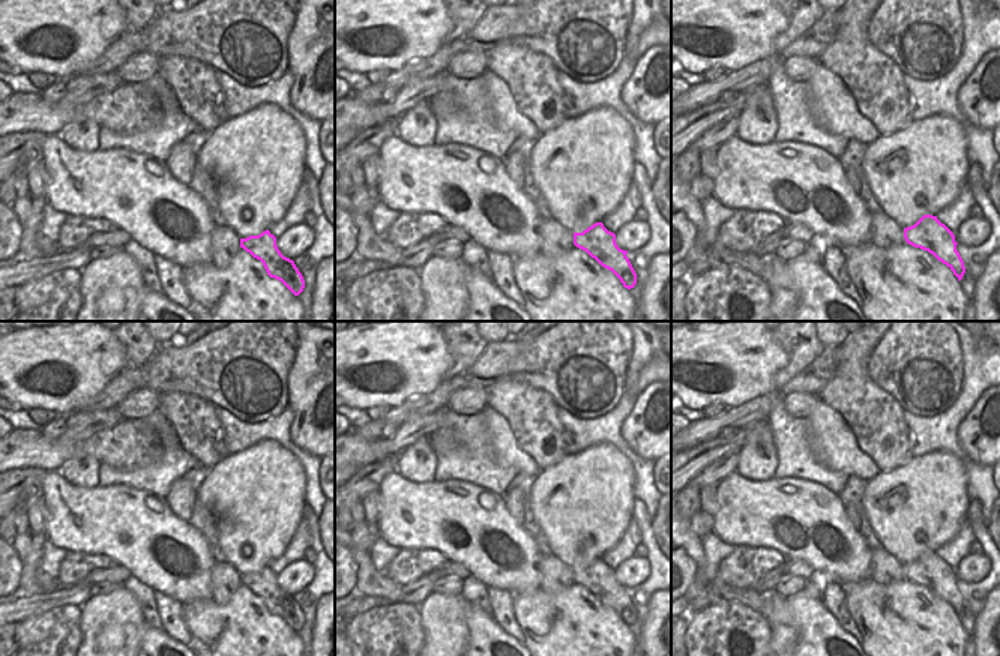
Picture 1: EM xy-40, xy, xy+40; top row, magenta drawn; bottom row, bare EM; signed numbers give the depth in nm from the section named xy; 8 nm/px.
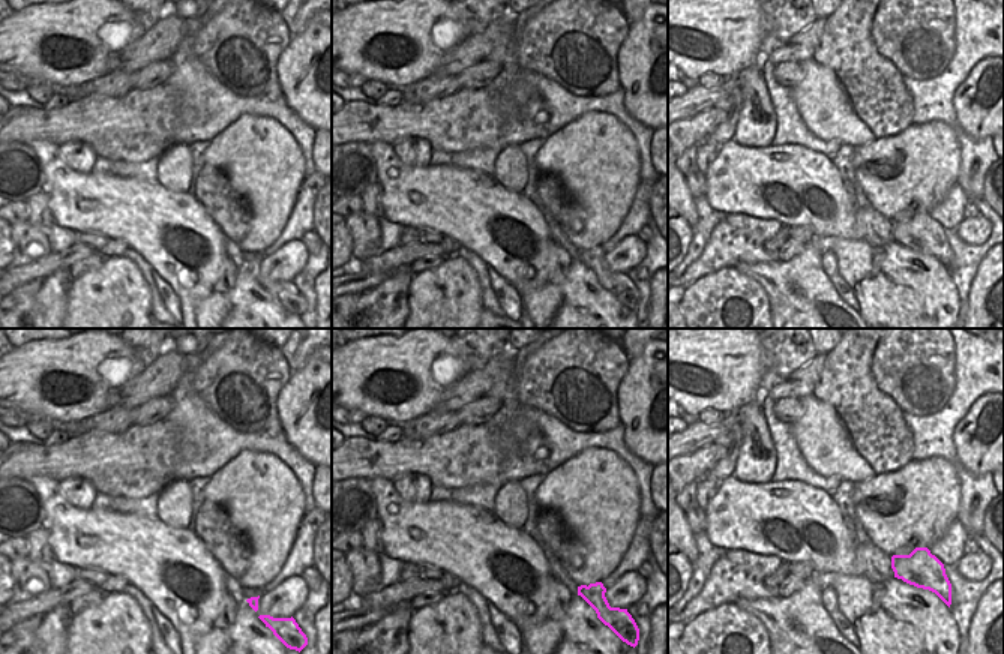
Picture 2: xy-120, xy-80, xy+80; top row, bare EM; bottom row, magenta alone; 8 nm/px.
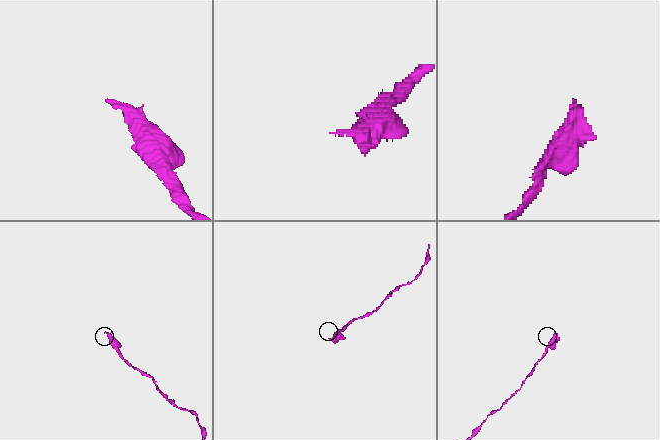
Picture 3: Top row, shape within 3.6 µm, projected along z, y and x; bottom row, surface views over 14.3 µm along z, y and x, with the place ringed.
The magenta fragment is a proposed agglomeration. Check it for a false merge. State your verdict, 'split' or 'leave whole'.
split

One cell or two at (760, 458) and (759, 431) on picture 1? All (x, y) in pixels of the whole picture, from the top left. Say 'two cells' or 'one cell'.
one cell

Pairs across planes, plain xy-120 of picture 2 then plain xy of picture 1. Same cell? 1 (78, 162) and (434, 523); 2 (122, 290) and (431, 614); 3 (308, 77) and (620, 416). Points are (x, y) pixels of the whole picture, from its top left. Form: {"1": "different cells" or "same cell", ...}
{"1": "different cells", "2": "same cell", "3": "different cells"}

